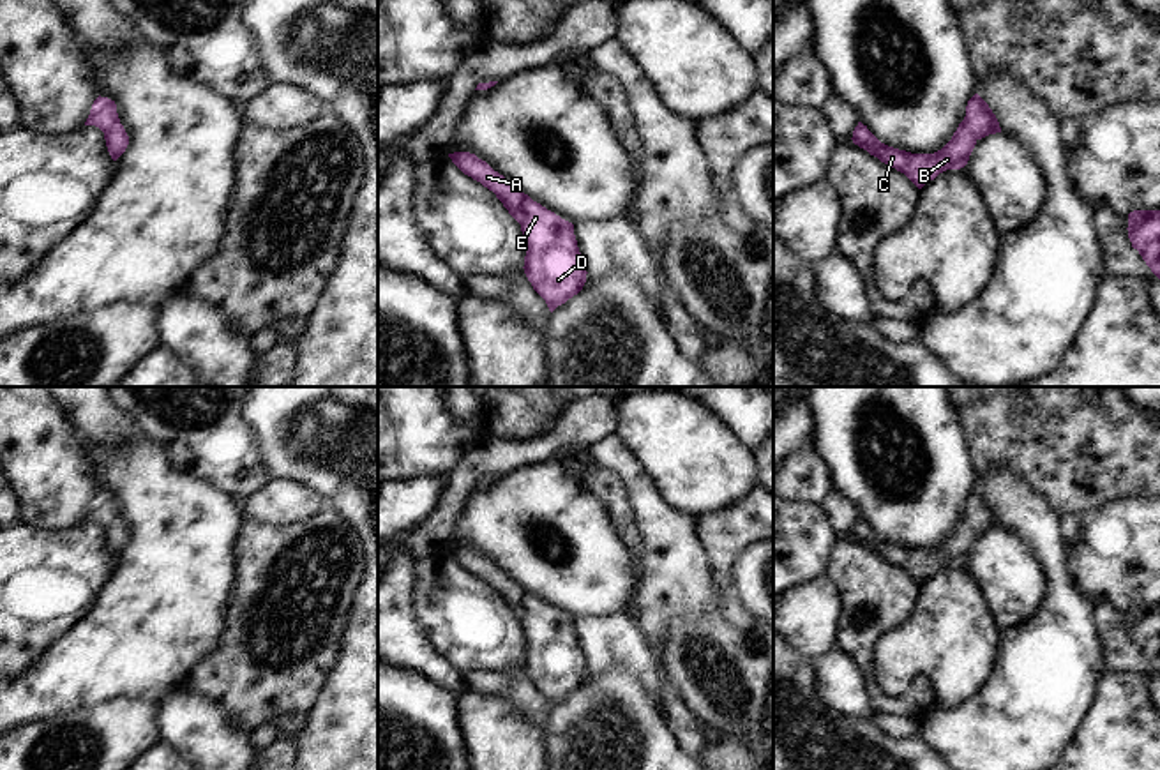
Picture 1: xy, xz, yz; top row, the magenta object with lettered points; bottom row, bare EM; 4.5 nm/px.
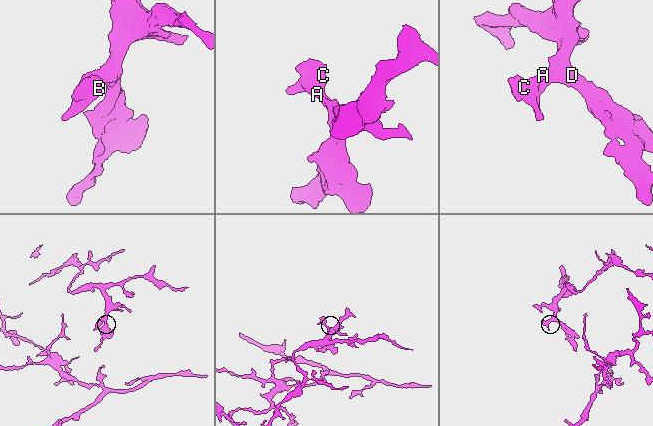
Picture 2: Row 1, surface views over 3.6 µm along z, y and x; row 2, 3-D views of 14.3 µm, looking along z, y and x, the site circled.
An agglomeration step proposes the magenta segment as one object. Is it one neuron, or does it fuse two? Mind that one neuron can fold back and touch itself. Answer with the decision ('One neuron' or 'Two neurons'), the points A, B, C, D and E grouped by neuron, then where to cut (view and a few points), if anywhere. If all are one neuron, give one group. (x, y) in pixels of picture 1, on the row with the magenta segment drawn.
One neuron. Groups: A B C D E. No split

